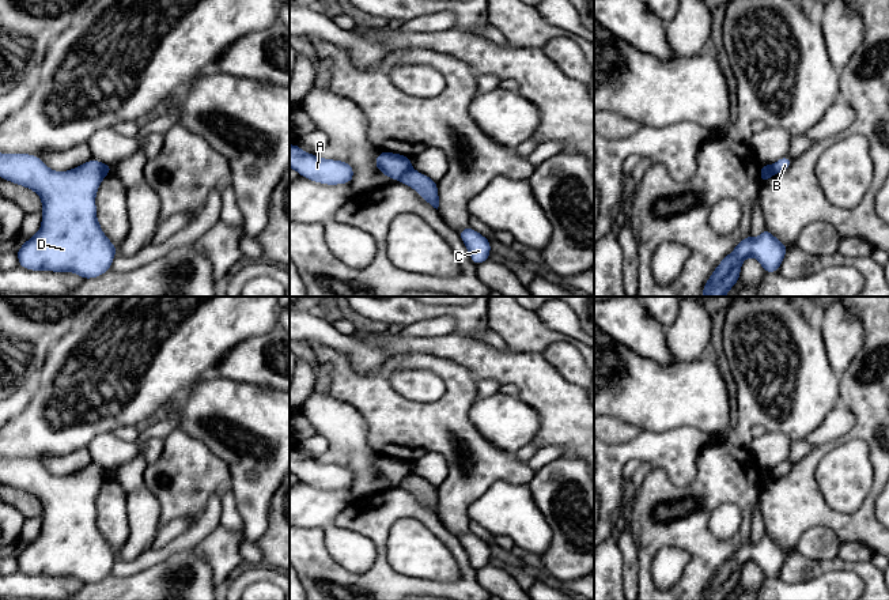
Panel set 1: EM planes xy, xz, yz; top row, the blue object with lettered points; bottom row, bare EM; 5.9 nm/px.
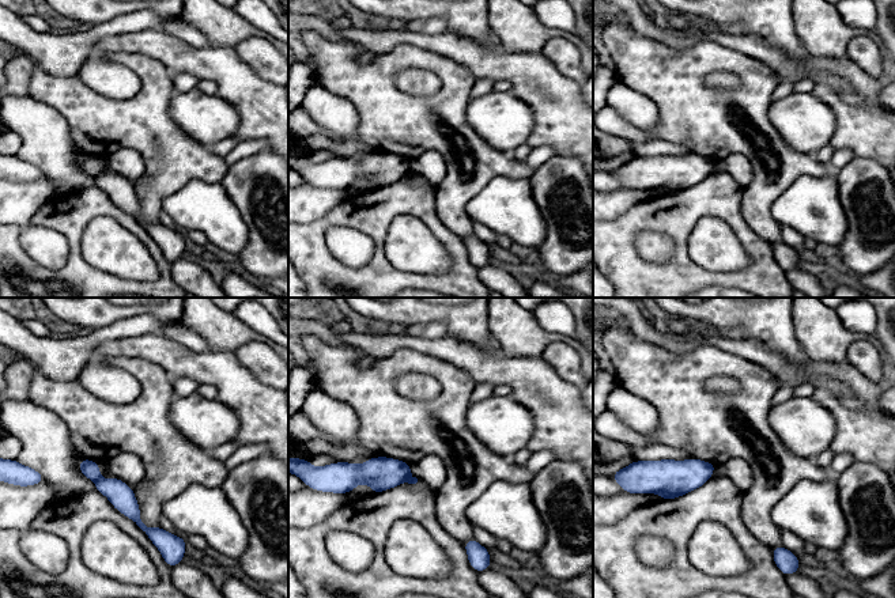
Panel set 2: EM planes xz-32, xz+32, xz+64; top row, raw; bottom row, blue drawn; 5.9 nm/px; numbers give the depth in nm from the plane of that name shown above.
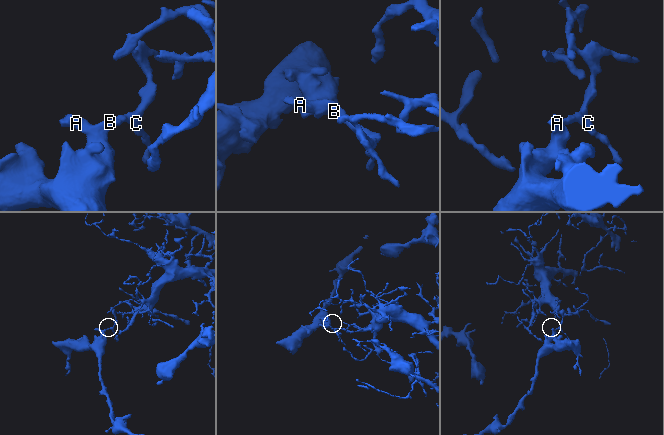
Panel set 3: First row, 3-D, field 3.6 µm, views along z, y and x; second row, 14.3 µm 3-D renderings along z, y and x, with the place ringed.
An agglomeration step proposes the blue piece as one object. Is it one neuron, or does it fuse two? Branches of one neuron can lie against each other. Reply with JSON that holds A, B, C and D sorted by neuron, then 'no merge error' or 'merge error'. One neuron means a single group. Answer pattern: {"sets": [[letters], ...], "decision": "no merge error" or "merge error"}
{"sets": [["A", "D"], ["B", "C"]], "decision": "merge error"}

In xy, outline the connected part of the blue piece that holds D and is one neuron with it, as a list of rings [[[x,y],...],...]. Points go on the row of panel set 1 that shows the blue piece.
[[[0,152],[0,178],[34,190],[42,200],[41,227],[18,249],[19,267],[29,271],[72,272],[84,280],[99,278],[111,268],[117,246],[103,234],[95,204],[105,176],[105,165],[92,158],[75,169],[54,171],[33,154]]]

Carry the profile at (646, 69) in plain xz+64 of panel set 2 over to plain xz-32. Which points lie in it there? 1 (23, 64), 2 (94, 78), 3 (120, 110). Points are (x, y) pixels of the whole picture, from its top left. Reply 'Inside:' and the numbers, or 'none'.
Inside: 3

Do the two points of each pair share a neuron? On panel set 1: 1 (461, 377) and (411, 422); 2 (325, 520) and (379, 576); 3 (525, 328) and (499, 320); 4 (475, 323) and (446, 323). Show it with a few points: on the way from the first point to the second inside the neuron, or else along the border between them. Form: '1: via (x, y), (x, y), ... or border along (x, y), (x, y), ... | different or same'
1: via (458, 392), (426, 422) | same
2: border along (355, 501), (337, 516), (333, 524) | different
3: via (518, 325), (506, 320) | same
4: border along (424, 321), (451, 317), (456, 329) | different

